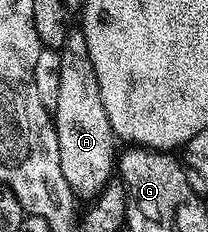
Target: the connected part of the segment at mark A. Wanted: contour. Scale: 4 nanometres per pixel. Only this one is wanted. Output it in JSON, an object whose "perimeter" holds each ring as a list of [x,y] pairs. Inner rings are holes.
{"perimeter":[[[70,31],[60,53],[59,91],[53,105],[60,166],[73,192],[81,198],[92,198],[106,187],[114,175],[117,139],[103,108],[98,79],[95,78],[94,64],[90,60],[84,32]]]}

